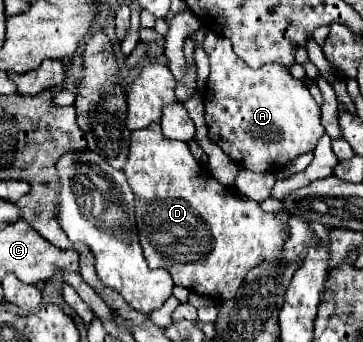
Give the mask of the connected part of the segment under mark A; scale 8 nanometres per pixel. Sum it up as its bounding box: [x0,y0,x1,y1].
[203,39,325,173]

